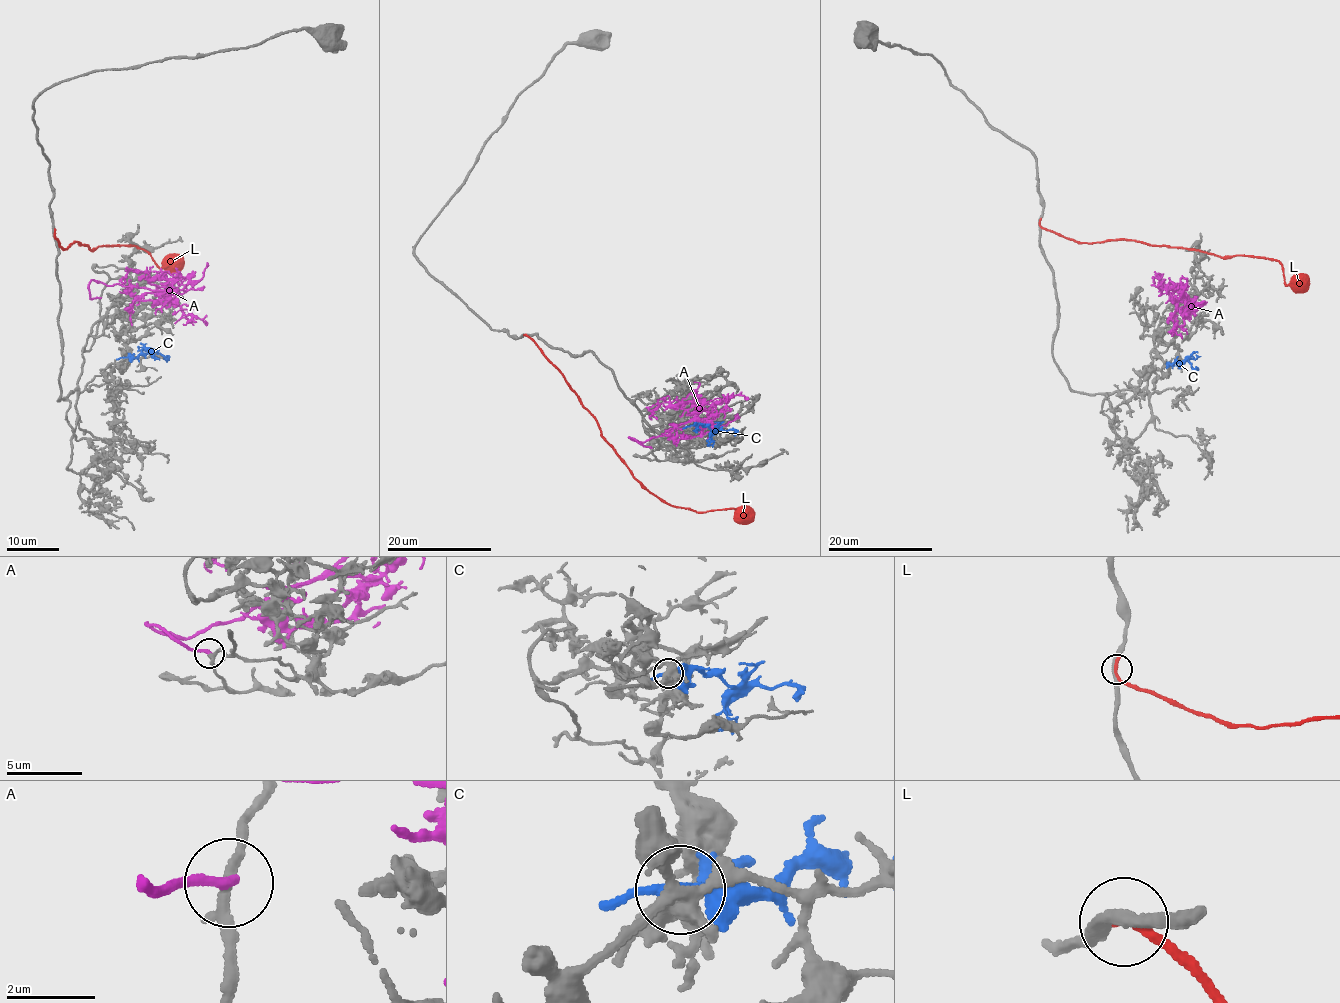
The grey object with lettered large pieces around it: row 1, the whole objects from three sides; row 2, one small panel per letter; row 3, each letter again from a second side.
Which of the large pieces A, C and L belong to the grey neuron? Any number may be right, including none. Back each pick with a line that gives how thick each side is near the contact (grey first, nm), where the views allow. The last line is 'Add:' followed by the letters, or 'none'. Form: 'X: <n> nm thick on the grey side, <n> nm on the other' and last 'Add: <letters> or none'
Add: none

